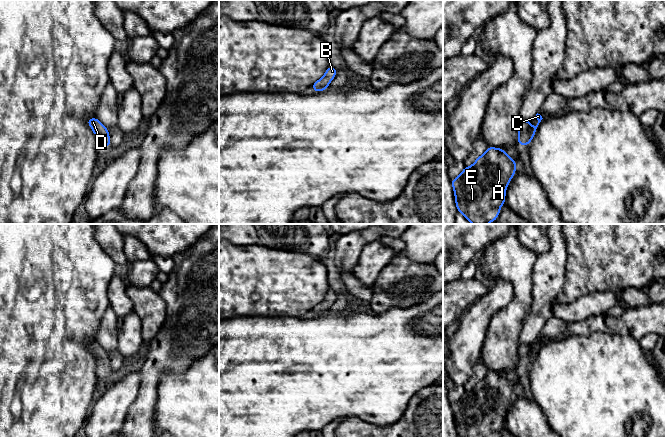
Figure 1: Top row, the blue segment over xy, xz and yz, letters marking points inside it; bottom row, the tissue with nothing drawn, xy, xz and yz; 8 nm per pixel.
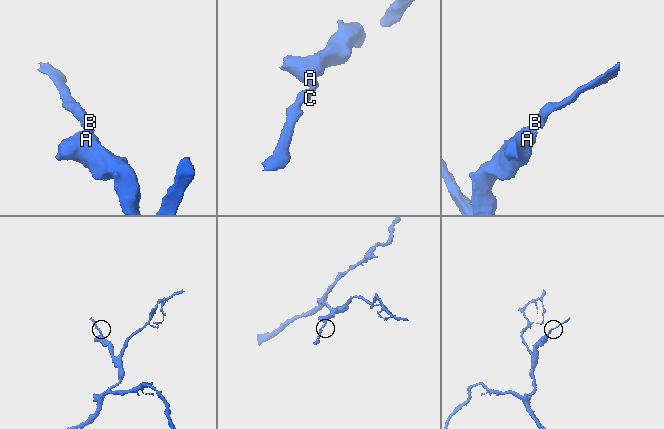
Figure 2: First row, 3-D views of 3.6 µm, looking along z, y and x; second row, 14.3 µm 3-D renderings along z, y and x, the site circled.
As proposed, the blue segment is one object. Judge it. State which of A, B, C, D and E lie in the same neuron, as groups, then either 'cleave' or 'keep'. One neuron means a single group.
A B C D E; keep

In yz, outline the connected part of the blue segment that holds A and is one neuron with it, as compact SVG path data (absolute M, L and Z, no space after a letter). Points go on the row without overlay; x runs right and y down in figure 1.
M487 371L486 376L478 380L473 389L464 391L461 398L451 404L457 435L461 437L500 437L501 430L505 428L507 410L516 393L516 386L507 379L504 373Z

